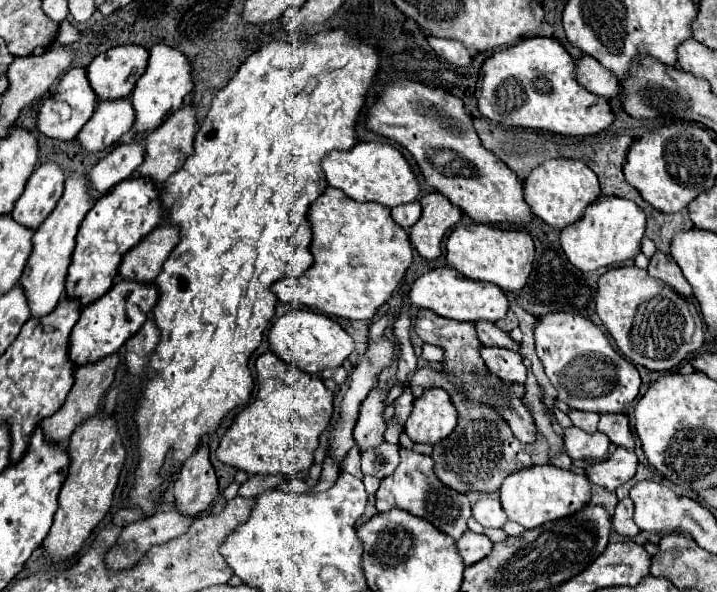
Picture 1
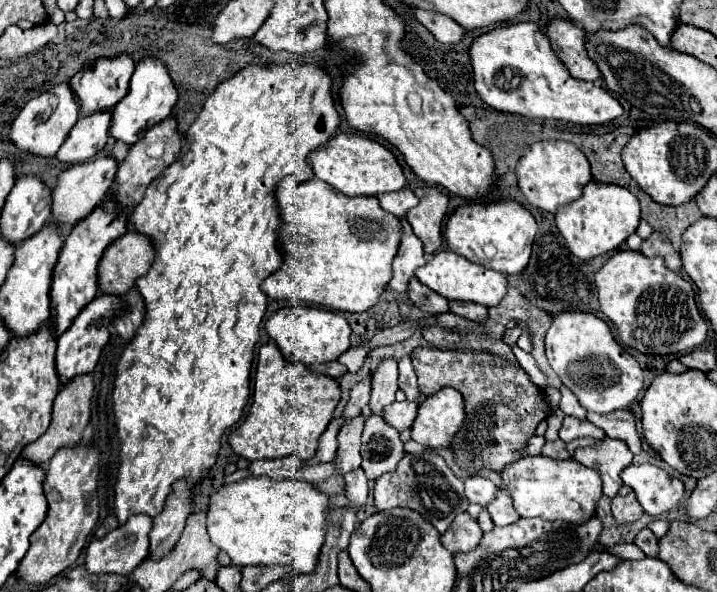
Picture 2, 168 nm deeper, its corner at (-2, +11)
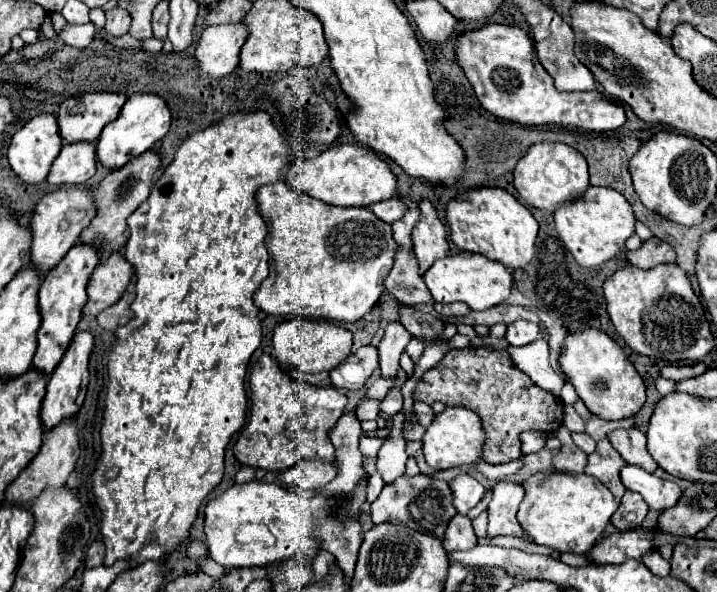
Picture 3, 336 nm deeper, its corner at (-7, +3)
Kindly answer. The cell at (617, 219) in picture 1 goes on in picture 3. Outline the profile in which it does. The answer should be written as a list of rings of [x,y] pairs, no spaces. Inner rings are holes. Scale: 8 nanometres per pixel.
[[[590,186],[580,200],[574,200],[568,206],[560,206],[554,212],[554,224],[560,240],[574,256],[574,260],[584,268],[592,268],[624,250],[624,242],[634,234],[636,218],[620,192],[612,188]]]

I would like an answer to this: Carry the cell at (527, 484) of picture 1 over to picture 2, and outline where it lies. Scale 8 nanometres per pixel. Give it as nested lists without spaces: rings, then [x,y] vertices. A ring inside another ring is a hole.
[[[527,456],[525,460],[509,464],[501,472],[503,488],[509,490],[515,510],[521,518],[565,520],[581,524],[595,514],[597,500],[601,496],[599,472],[579,464],[577,460],[553,460],[547,456]]]

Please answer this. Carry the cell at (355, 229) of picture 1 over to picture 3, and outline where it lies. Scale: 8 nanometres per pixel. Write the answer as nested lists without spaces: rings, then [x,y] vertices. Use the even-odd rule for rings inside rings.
[[[286,182],[262,186],[256,192],[256,204],[268,226],[266,248],[270,252],[270,274],[254,292],[254,304],[262,312],[274,316],[356,322],[376,306],[384,292],[384,280],[394,266],[396,242],[392,238],[390,224],[372,216],[366,208],[330,206],[322,200],[314,200],[312,196],[298,194],[296,190],[292,192]]]

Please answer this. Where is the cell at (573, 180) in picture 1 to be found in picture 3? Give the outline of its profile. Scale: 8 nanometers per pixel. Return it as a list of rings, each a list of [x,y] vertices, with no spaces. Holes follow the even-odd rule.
[[[536,142],[528,152],[518,160],[514,168],[514,188],[520,198],[540,210],[554,212],[562,204],[574,202],[590,186],[588,182],[588,164],[586,158],[568,144],[562,142]]]

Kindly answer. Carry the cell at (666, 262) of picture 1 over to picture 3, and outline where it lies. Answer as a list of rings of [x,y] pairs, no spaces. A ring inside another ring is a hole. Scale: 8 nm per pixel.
[[[648,238],[634,252],[626,252],[626,260],[638,268],[654,268],[658,264],[676,262],[676,252],[660,238]]]

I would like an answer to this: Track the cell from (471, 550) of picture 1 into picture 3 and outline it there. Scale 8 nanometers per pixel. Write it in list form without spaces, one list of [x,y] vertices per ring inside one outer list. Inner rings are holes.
[[[456,514],[446,530],[444,536],[444,548],[448,550],[470,550],[476,546],[476,534],[472,528],[472,520],[468,516]]]

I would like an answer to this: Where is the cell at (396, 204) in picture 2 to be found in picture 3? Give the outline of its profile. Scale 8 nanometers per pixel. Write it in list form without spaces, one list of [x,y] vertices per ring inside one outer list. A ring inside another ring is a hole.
[[[390,198],[390,200],[384,200],[384,202],[376,202],[376,204],[370,204],[368,210],[380,218],[382,222],[388,222],[392,224],[394,220],[402,218],[404,212],[406,212],[406,206],[398,200],[398,198]]]

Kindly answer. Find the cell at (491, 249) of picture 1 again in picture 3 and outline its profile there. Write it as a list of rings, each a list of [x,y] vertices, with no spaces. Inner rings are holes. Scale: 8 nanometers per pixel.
[[[488,186],[460,194],[460,198],[448,202],[446,222],[450,226],[450,238],[460,250],[484,254],[508,268],[520,268],[534,256],[538,222],[534,220],[530,210],[504,188]]]

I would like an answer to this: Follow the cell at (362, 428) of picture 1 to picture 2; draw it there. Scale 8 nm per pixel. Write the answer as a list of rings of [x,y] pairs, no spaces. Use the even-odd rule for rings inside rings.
[[[383,360],[383,364],[373,372],[373,388],[371,388],[371,412],[377,416],[383,416],[385,406],[395,402],[397,392],[397,362],[395,360]]]

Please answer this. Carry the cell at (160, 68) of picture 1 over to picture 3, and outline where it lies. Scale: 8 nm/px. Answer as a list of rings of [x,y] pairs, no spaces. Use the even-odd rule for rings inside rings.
[[[134,94],[124,104],[120,116],[116,120],[112,120],[112,124],[108,124],[108,128],[104,128],[104,132],[100,134],[100,140],[96,142],[98,162],[110,170],[122,168],[134,156],[144,154],[156,142],[160,142],[170,128],[170,120],[172,120],[170,110],[162,98],[158,98],[156,94]]]

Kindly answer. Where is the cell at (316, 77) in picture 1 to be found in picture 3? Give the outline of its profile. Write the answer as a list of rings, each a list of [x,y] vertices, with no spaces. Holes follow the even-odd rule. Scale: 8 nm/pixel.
[[[250,112],[250,114],[232,114],[224,120],[216,122],[214,126],[192,134],[184,140],[184,144],[178,148],[172,164],[164,170],[160,180],[152,186],[152,192],[140,208],[128,216],[130,226],[130,238],[126,244],[126,260],[134,266],[136,274],[136,298],[130,304],[130,310],[134,316],[128,320],[128,324],[118,326],[114,330],[116,342],[110,348],[108,354],[108,390],[106,390],[106,406],[102,416],[102,454],[98,458],[96,470],[92,474],[92,492],[96,496],[96,504],[102,512],[100,532],[102,542],[106,546],[104,566],[112,566],[116,560],[126,560],[130,568],[136,568],[144,564],[146,560],[162,560],[170,552],[174,552],[184,540],[190,536],[190,528],[196,520],[198,508],[202,500],[222,482],[224,476],[224,448],[246,422],[246,390],[244,390],[244,378],[246,368],[252,352],[260,346],[262,330],[260,330],[260,310],[252,302],[252,294],[262,284],[262,280],[268,276],[268,250],[264,246],[266,238],[266,224],[262,216],[258,214],[254,192],[262,184],[272,184],[280,180],[280,174],[292,164],[292,146],[282,138],[282,134],[274,128],[272,120],[266,112]]]

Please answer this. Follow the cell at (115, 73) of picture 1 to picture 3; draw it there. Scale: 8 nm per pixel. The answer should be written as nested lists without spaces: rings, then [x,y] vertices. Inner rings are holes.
[[[98,92],[82,94],[76,98],[64,100],[56,112],[56,122],[60,124],[60,136],[66,144],[76,142],[96,142],[102,128],[116,120],[126,96],[116,92]],[[76,100],[78,108],[70,110],[70,104]]]

